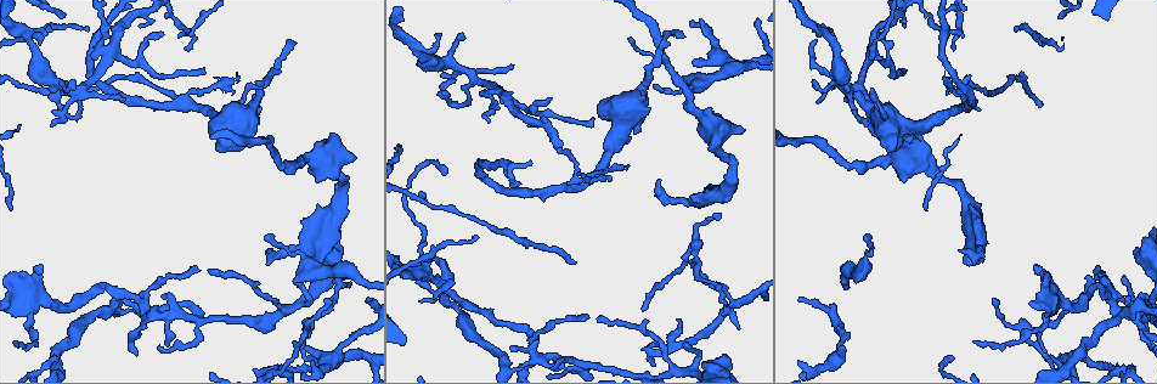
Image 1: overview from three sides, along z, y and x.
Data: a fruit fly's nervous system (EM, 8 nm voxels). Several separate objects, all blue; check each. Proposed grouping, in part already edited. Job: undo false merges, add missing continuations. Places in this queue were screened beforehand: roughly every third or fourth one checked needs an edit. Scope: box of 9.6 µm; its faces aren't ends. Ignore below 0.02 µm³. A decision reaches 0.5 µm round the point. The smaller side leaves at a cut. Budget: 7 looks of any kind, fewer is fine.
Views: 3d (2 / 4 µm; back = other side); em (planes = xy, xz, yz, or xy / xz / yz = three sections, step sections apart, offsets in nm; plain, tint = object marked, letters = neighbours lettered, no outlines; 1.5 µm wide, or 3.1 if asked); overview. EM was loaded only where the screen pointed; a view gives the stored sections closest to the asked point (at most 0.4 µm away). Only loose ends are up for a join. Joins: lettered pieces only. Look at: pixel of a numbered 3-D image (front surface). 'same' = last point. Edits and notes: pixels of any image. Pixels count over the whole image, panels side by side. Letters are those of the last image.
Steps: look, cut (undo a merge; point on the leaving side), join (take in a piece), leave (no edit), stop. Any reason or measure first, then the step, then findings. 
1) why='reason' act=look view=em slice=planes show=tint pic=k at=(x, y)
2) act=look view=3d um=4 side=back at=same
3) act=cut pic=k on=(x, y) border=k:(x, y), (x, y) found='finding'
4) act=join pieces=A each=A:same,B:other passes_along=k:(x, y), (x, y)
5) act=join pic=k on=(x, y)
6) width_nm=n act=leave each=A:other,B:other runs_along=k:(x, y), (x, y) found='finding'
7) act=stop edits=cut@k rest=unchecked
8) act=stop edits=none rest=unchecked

why='three-way junction' act=look view=3d um=4 side=back pic=1 at=(696, 247)

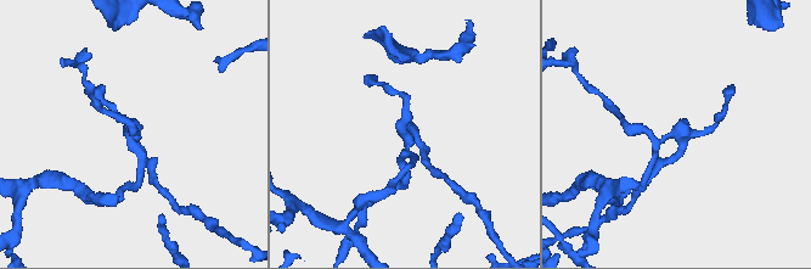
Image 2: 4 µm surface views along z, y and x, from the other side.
act=look view=em slice=yz step=8 show=tint pic=2 at=(405, 134)

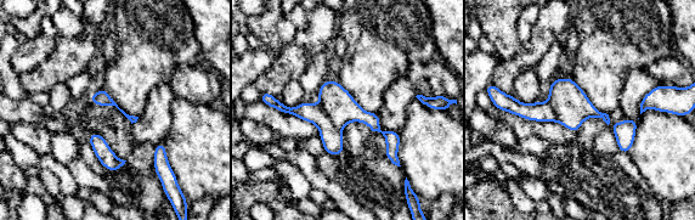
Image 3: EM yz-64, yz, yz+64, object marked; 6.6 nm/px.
act=look view=em slice=planes show=letters at=same

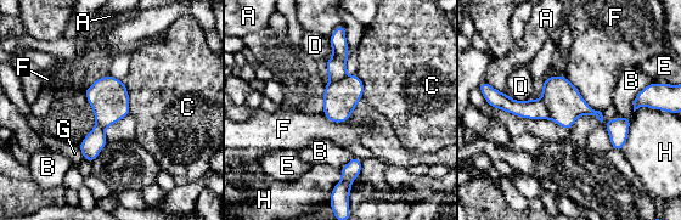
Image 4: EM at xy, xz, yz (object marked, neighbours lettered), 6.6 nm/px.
width_nm=240 act=cut pic=4 on=(530, 108) each=A:other,B:other,C:other,D:other,E:other,F:other,G:other,H:other found='two cells meet here'

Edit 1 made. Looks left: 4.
why='redraw' act=look view=overview

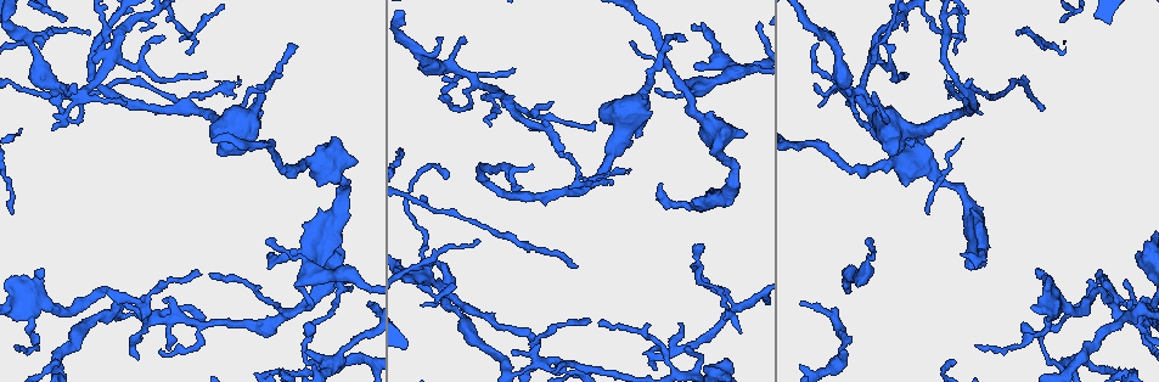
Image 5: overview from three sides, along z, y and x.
why='free end' act=look view=em slice=yz step=4 show=letters pic=5 at=(268, 253)

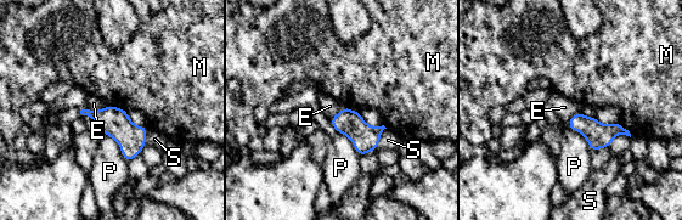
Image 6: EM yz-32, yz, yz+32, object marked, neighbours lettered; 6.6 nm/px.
act=look view=em slice=planes show=letters at=same

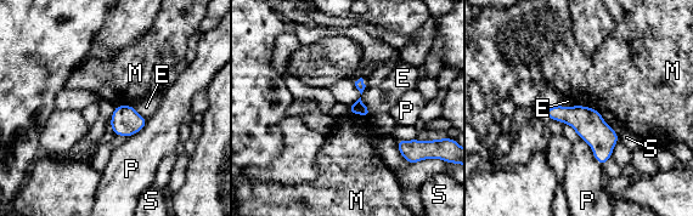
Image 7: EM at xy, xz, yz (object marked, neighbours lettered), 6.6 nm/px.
act=leave each=E:other,M:other,P:other,S:other border=7:(574, 104), (592, 107), (599, 113) found='no lettered piece goes on from it'

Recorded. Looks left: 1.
act=look view=em slice=planes show=letters pic=5 at=(721, 129)

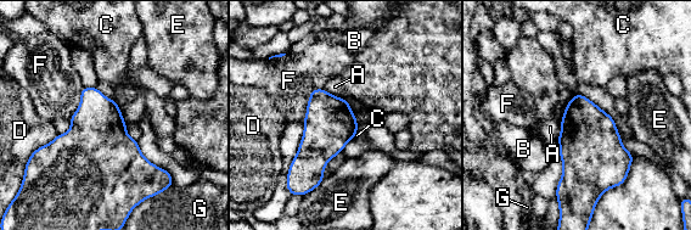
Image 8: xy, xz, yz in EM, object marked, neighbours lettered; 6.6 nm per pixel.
act=leave each=A:other,B:other,C:other,D:other,E:other,F:other,G:other border=8:(324, 88), (310, 91), (303, 121) found='no lettered piece goes on from it'

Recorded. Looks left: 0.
act=stop edits=cut@4 rest=unchecked

